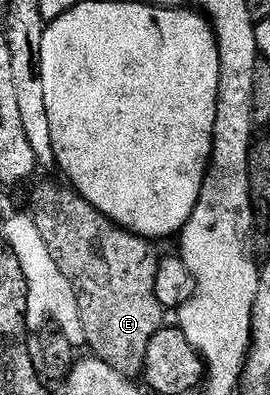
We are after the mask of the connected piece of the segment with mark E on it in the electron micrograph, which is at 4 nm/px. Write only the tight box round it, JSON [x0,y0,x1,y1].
[29,184,164,378]

